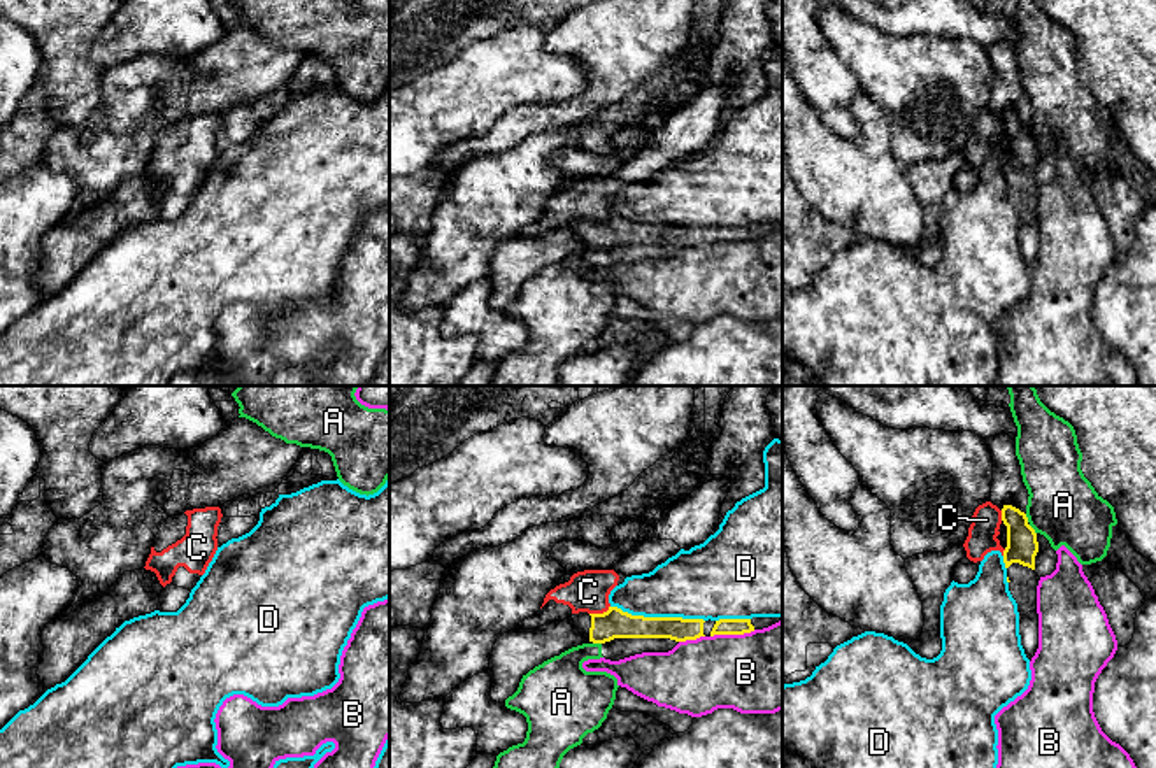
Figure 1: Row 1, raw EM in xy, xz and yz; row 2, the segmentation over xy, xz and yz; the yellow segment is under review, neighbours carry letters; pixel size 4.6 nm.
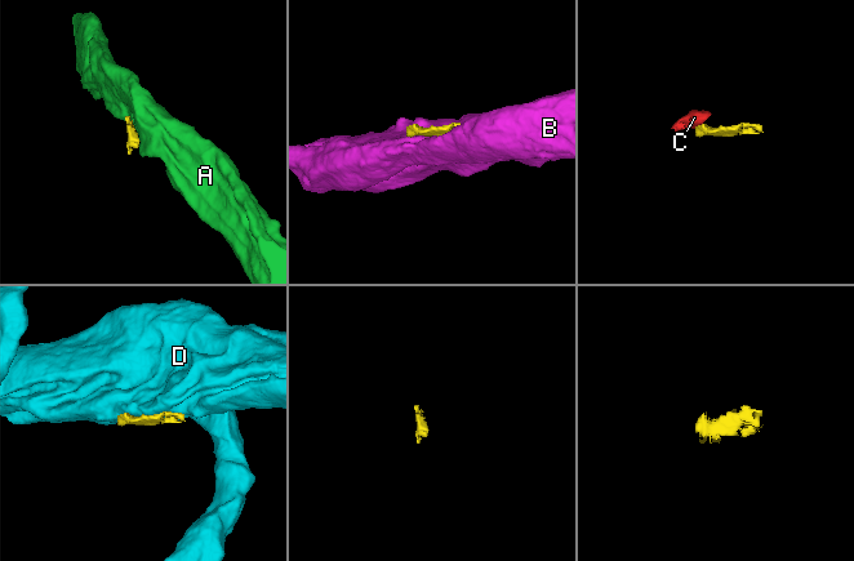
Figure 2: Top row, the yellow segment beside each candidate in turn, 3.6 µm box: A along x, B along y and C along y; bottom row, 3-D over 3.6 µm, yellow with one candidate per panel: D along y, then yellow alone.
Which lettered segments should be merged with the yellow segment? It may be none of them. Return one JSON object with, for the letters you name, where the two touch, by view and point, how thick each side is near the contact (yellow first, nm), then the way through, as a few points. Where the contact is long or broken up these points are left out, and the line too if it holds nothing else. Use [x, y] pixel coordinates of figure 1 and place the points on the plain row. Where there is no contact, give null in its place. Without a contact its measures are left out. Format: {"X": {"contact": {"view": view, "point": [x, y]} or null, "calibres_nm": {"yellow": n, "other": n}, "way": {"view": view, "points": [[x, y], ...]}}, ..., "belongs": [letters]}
{"belongs": []}

